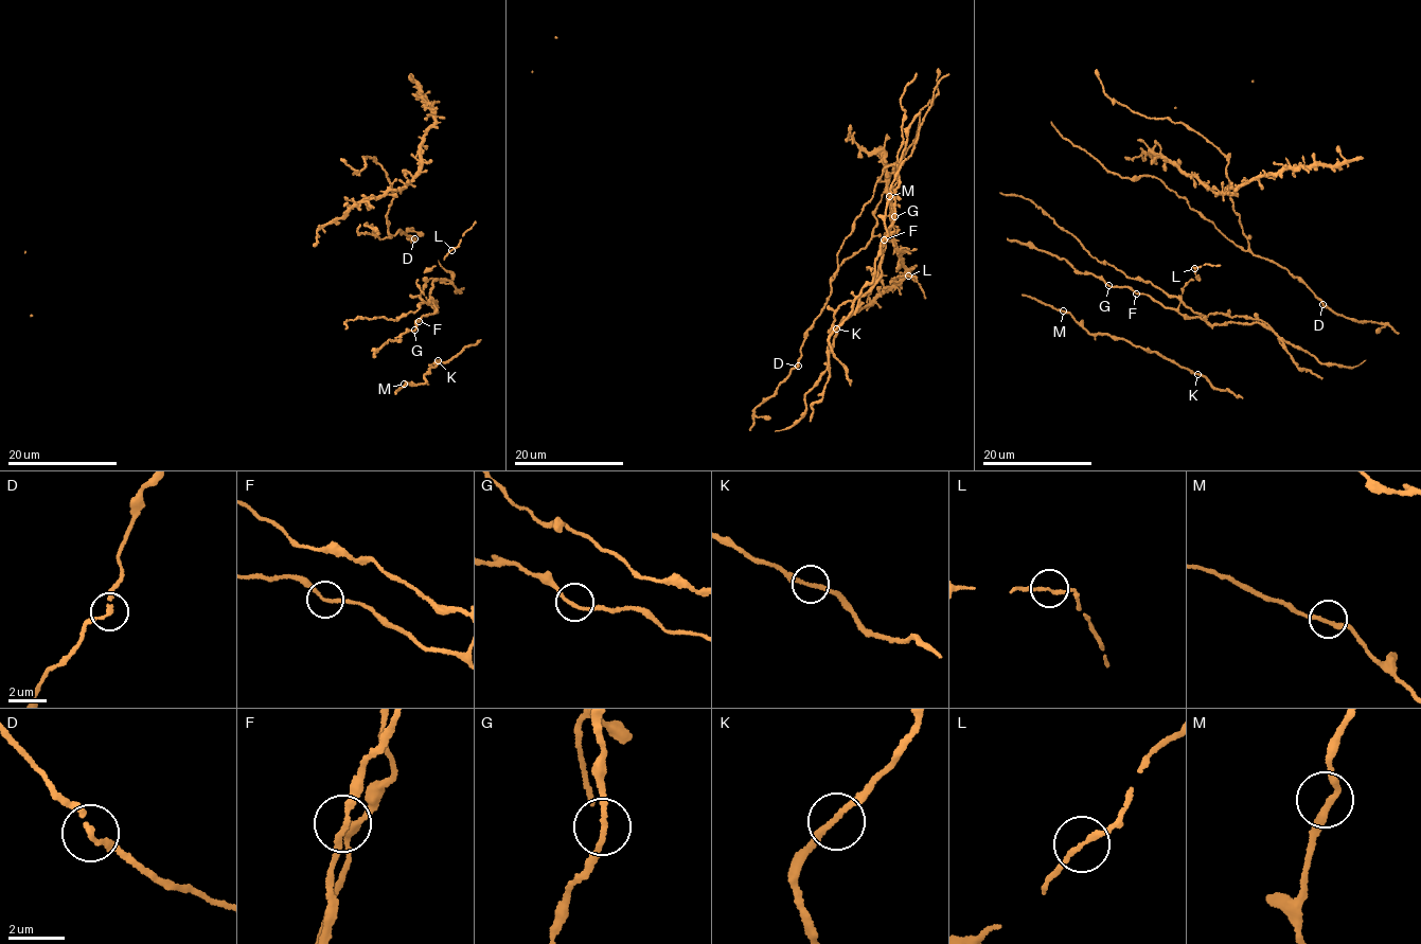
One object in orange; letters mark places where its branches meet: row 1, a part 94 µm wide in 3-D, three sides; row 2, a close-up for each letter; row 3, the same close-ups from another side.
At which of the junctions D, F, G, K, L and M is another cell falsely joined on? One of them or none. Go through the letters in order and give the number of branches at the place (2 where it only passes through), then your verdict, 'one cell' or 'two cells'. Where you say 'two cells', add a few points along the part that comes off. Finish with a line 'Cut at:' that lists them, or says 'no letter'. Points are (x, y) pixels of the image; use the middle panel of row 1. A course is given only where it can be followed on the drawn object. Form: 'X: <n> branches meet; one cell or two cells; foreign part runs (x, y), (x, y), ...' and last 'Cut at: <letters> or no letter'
D: 2 branches meet; one cell
F: 2 branches meet; one cell
G: 2 branches meet; one cell
K: 2 branches meet; one cell
L: 2 branches meet; one cell
M: 2 branches meet; one cell
Cut at: no letter

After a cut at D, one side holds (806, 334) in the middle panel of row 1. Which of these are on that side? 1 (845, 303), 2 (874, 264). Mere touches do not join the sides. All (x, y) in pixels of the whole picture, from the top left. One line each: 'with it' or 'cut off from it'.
1: cut off from it
2: cut off from it

